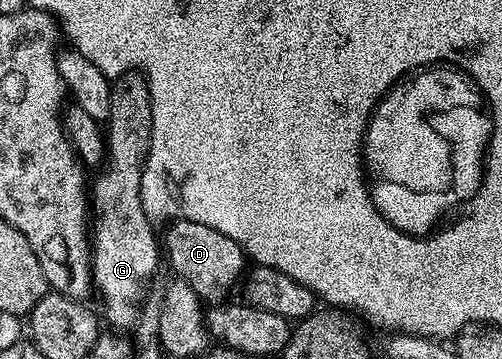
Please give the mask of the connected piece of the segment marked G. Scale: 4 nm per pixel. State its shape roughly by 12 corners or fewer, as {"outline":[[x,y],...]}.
{"outline":[[116,78],[91,181],[93,289],[138,324],[162,260],[141,202],[149,84]]}

